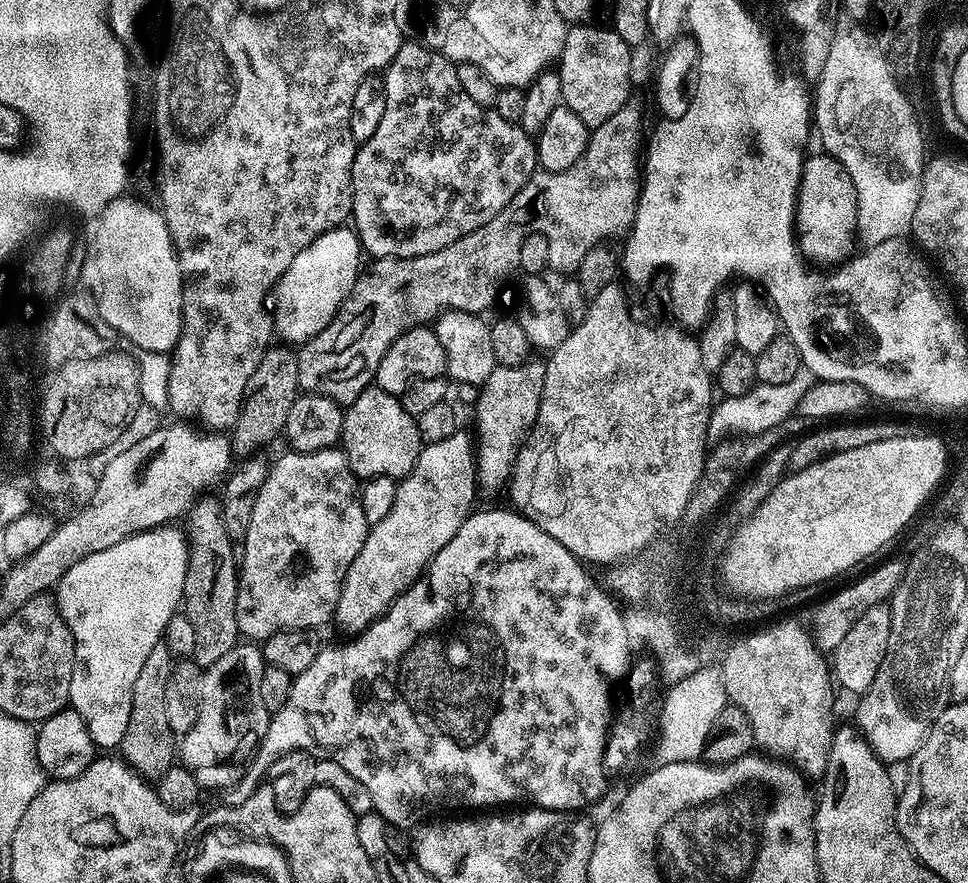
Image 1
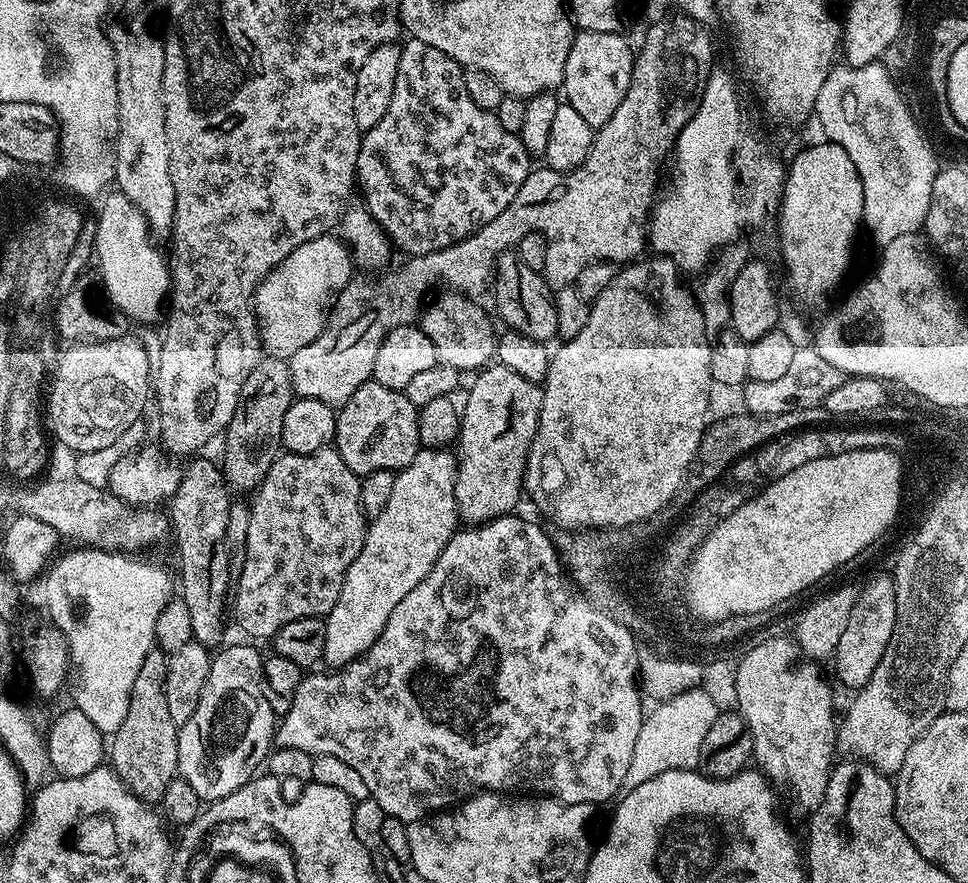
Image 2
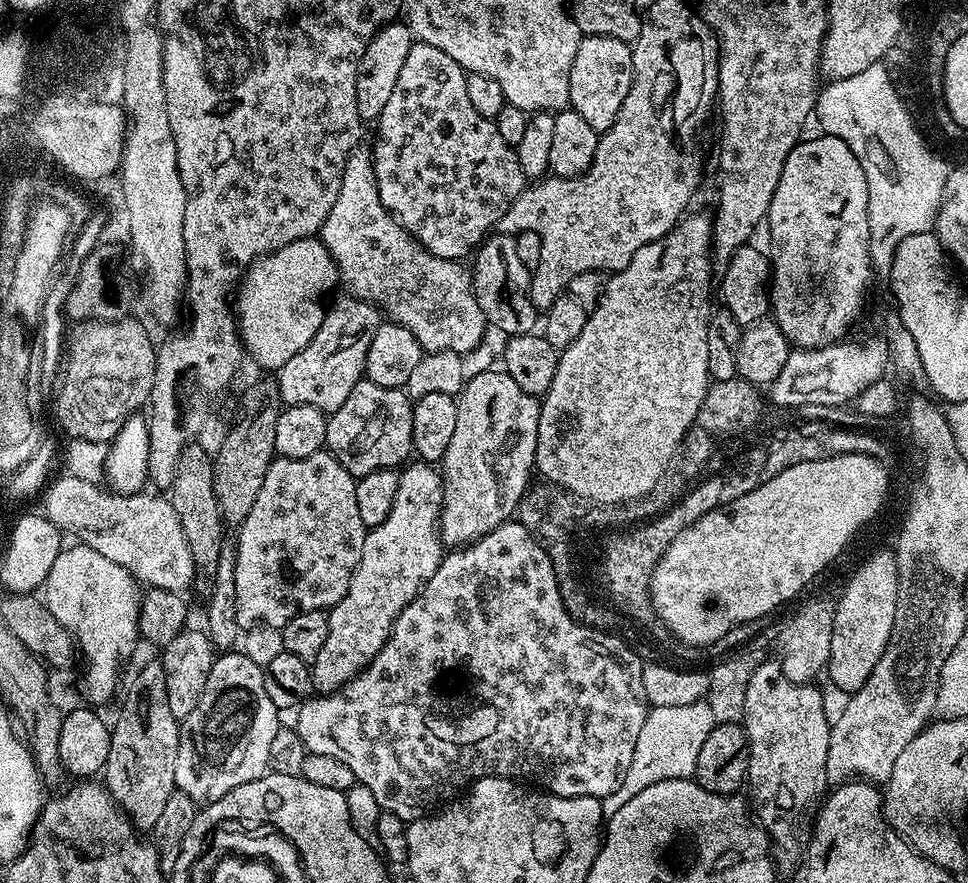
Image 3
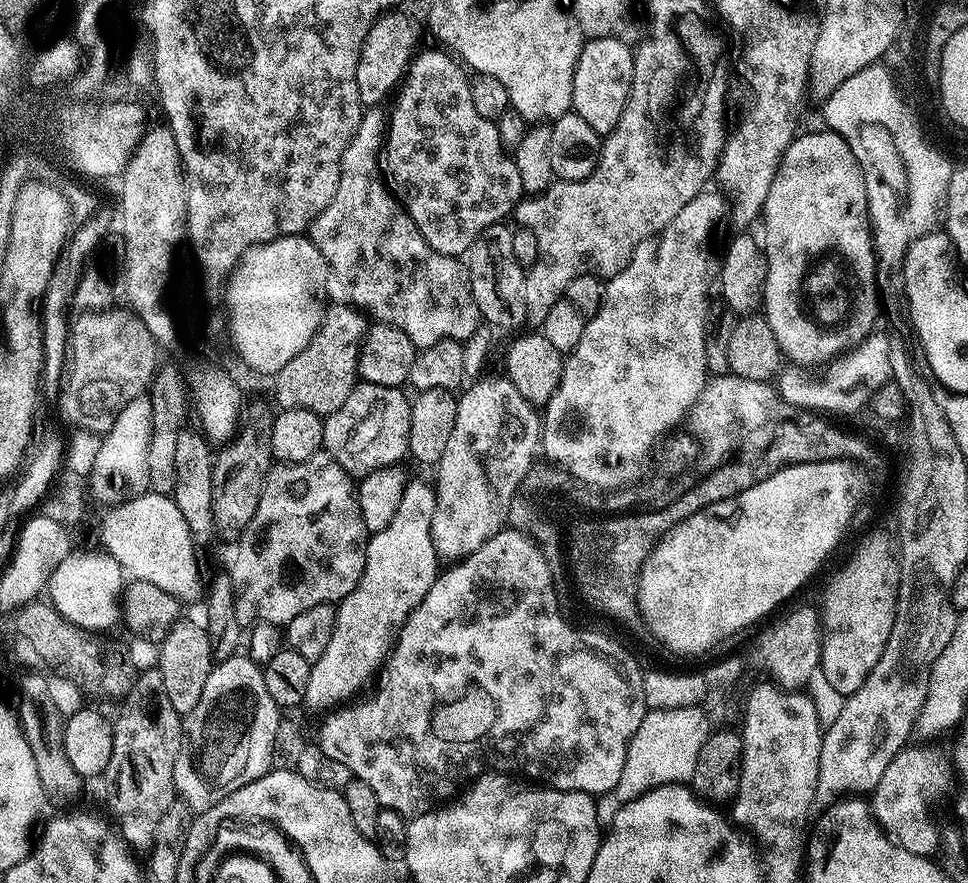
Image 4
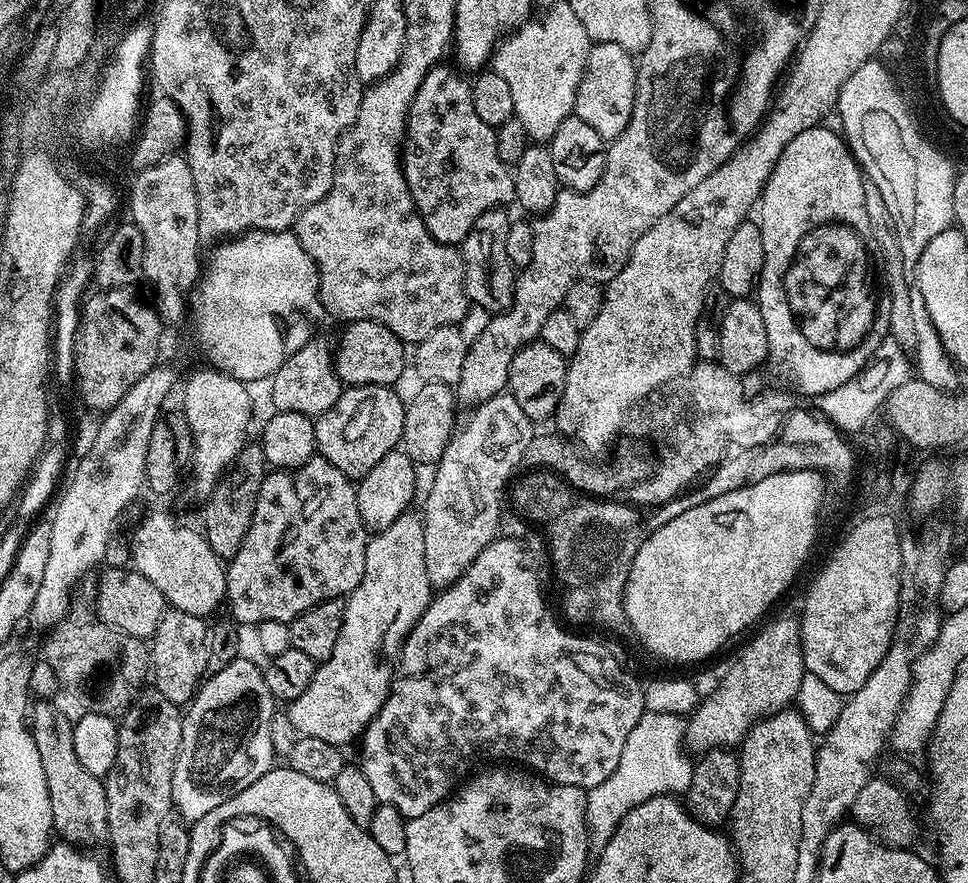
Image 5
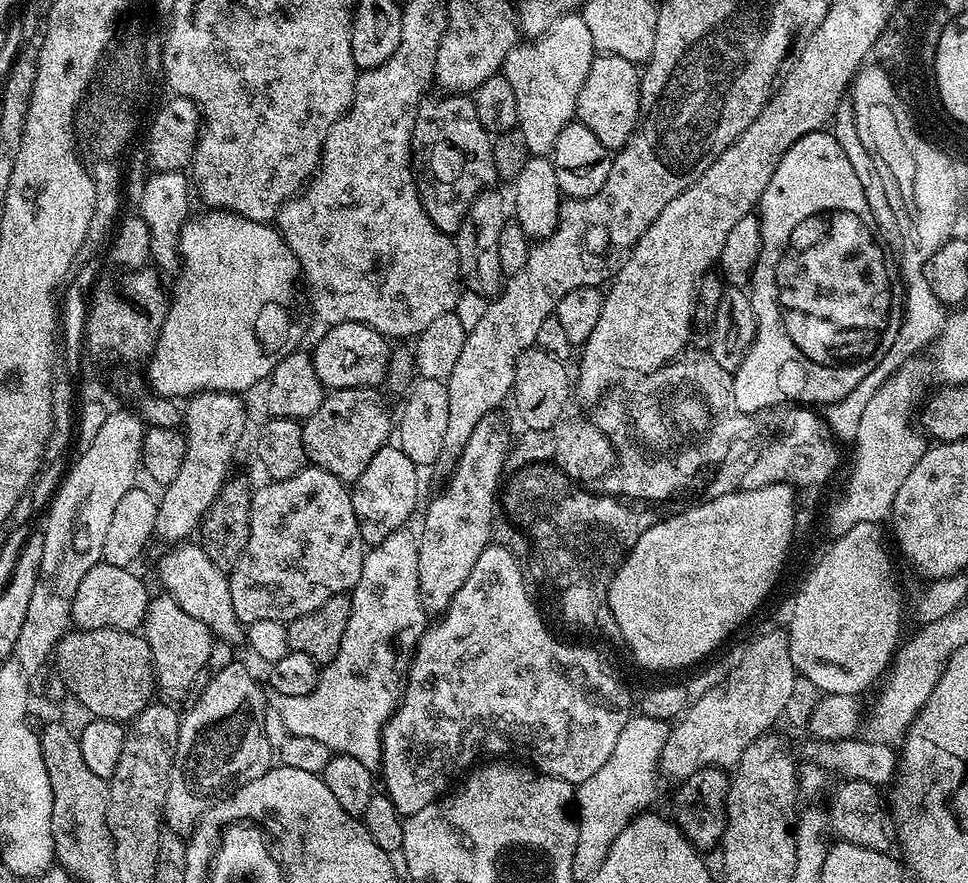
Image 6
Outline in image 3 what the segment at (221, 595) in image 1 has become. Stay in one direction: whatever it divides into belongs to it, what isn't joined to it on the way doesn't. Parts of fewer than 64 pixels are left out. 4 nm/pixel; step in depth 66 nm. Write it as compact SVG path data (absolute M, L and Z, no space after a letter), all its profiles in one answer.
M185 443L177 462L177 472L170 489L170 499L177 511L178 519L193 555L196 576L206 582L211 581L218 570L218 560L222 541L225 539L225 525L220 519L218 498L214 492L213 457L200 444Z

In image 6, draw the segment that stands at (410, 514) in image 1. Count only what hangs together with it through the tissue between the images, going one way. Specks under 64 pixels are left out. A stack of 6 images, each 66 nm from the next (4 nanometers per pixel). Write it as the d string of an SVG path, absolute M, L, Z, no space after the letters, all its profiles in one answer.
M401 530L390 534L390 538L386 538L386 542L373 544L365 551L364 561L362 562L362 578L358 578L355 588L350 593L352 609L350 610L350 618L346 622L346 634L342 634L342 646L338 646L338 654L334 654L331 662L321 667L320 677L314 686L314 690L310 690L310 694L302 694L302 698L286 698L286 694L278 694L277 692L272 692L270 696L271 707L278 710L278 714L282 717L282 722L286 725L286 730L290 736L315 738L325 746L330 746L333 754L358 758L358 762L362 762L362 766L373 770L380 767L380 759L382 758L380 734L384 731L384 723L392 717L392 713L396 711L396 705L400 702L402 681L405 679L408 665L412 662L412 657L420 641L420 635L426 627L426 613L420 601L420 591L418 590L418 546L420 541L415 531L408 531Z

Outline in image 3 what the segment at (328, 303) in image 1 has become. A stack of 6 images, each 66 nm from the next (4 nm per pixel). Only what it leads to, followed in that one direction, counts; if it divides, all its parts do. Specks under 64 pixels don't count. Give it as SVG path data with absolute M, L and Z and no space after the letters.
M319 238L290 242L276 252L271 252L269 256L260 257L245 272L238 288L238 299L234 304L238 313L240 338L247 355L253 356L262 367L272 370L279 370L286 362L290 362L290 358L294 358L294 354L303 350L314 338L314 334L318 334L326 311L324 295L332 287L337 287L337 284L336 263Z

